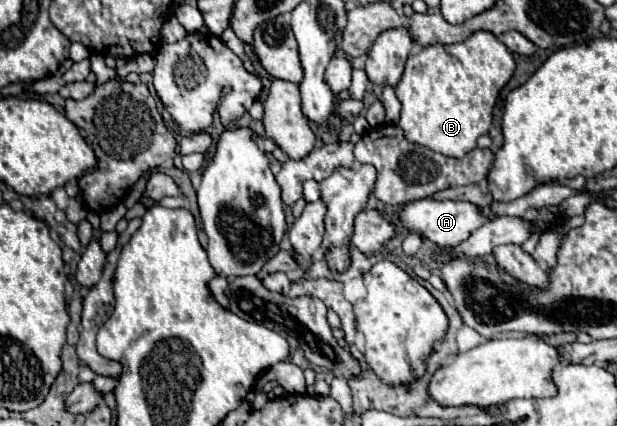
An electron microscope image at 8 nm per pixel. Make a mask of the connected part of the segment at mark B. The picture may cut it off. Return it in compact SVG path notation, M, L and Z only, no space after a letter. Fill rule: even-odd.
M477 31L459 45L425 47L409 55L405 73L395 87L401 101L399 127L411 143L429 147L445 157L461 159L491 129L495 101L513 73L513 55L489 31Z

